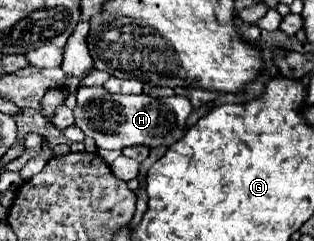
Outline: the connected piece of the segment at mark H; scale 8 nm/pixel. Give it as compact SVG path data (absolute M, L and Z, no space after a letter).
M82 85L76 91L74 125L96 141L98 149L124 149L132 145L172 145L184 135L184 125L192 113L192 105L186 97L172 95L154 99L144 93L140 95L110 95L104 87Z

